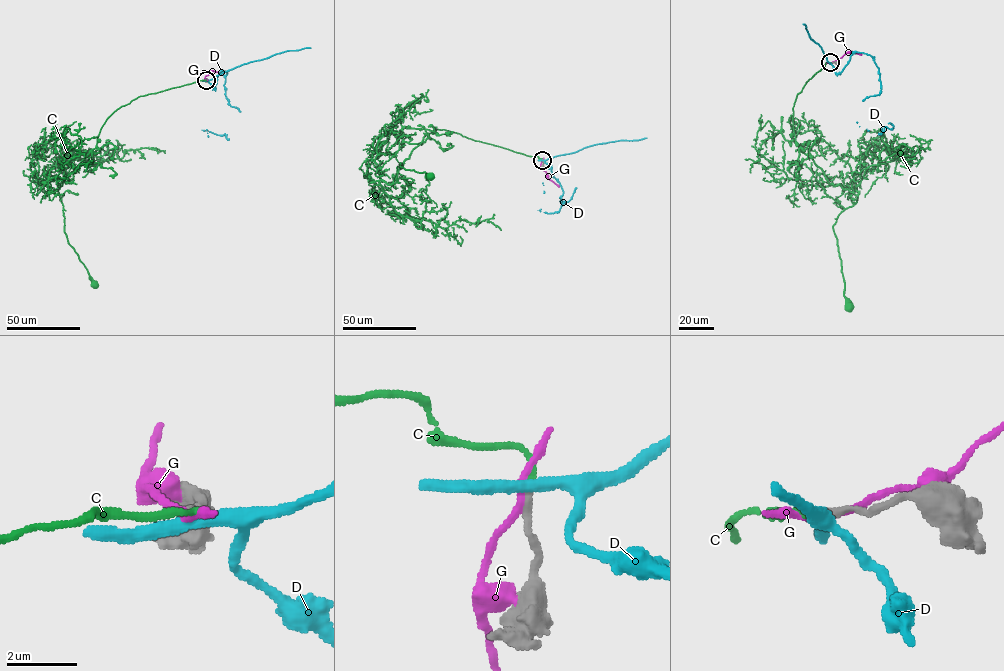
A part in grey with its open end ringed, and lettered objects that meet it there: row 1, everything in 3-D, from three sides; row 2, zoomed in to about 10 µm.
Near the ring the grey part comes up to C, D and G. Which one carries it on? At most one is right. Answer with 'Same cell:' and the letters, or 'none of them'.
Same cell: C

